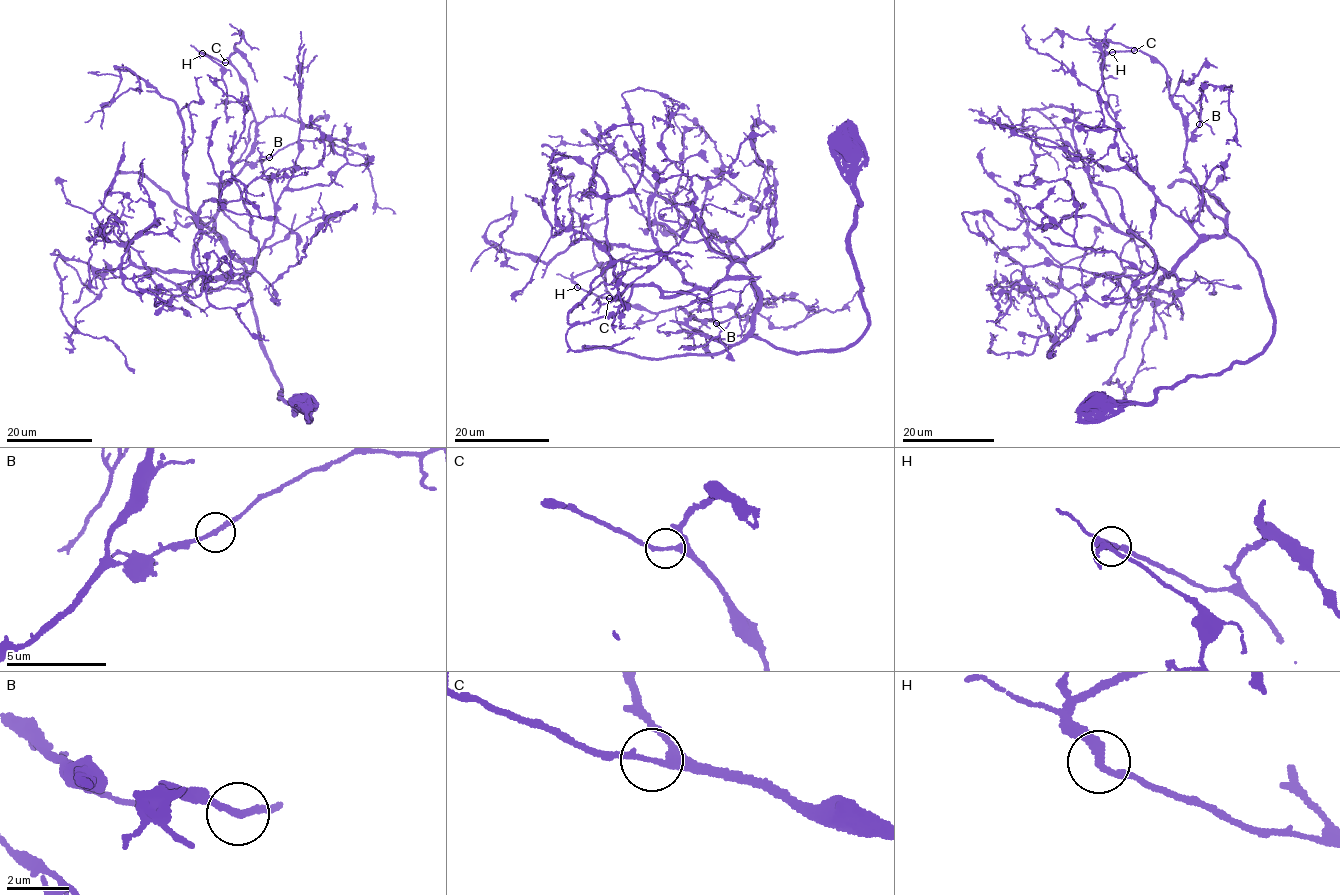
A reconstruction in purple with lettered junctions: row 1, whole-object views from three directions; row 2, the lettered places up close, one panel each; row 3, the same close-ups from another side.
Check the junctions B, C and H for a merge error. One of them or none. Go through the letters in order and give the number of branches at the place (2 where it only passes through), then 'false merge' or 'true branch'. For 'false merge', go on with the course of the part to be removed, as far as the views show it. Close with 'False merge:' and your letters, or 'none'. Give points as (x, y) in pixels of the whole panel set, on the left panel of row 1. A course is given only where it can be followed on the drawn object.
B: branches 2; true branch
C: branches 2; true branch
H: branches 2; true branch
False merge: none

